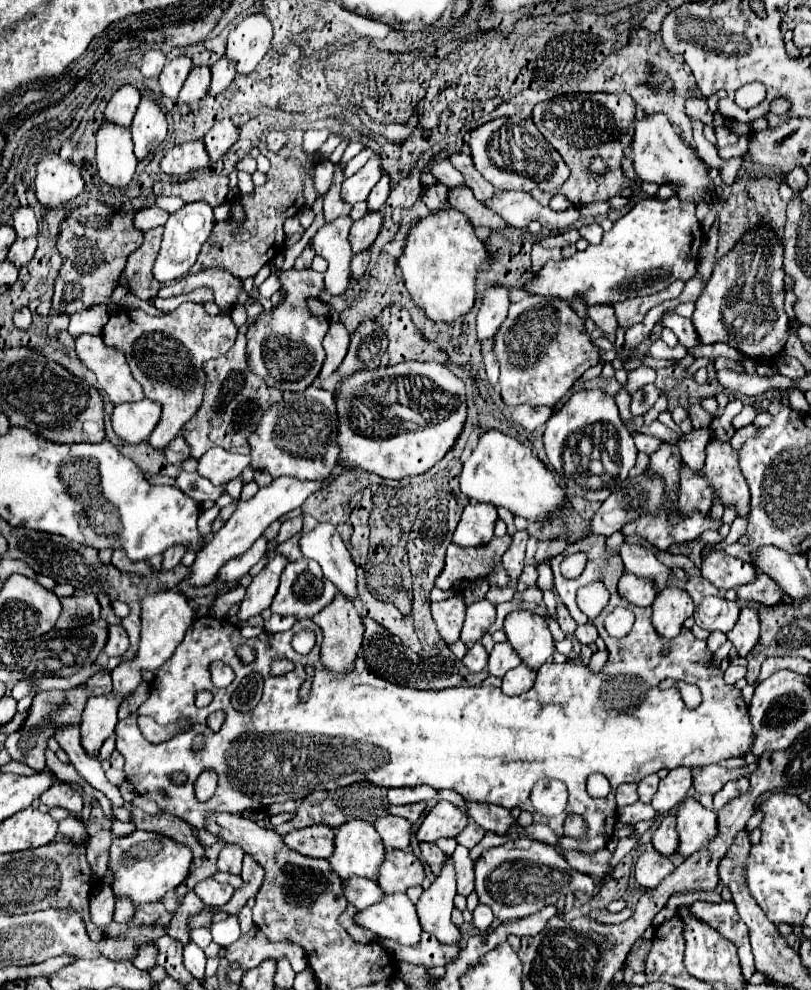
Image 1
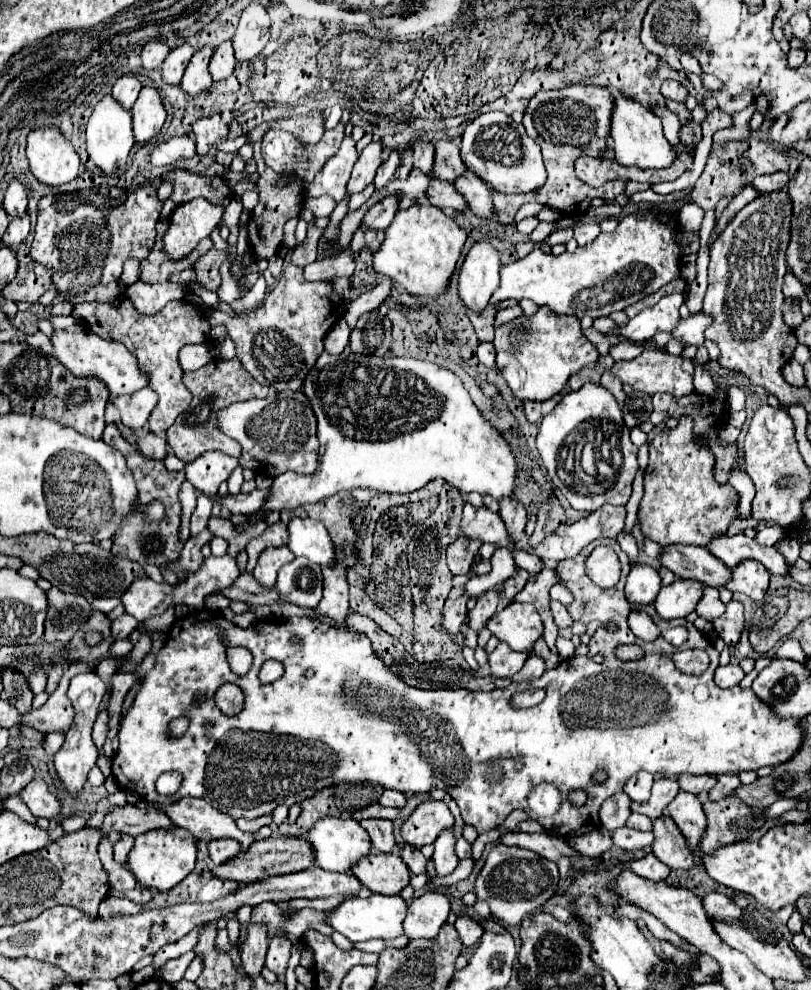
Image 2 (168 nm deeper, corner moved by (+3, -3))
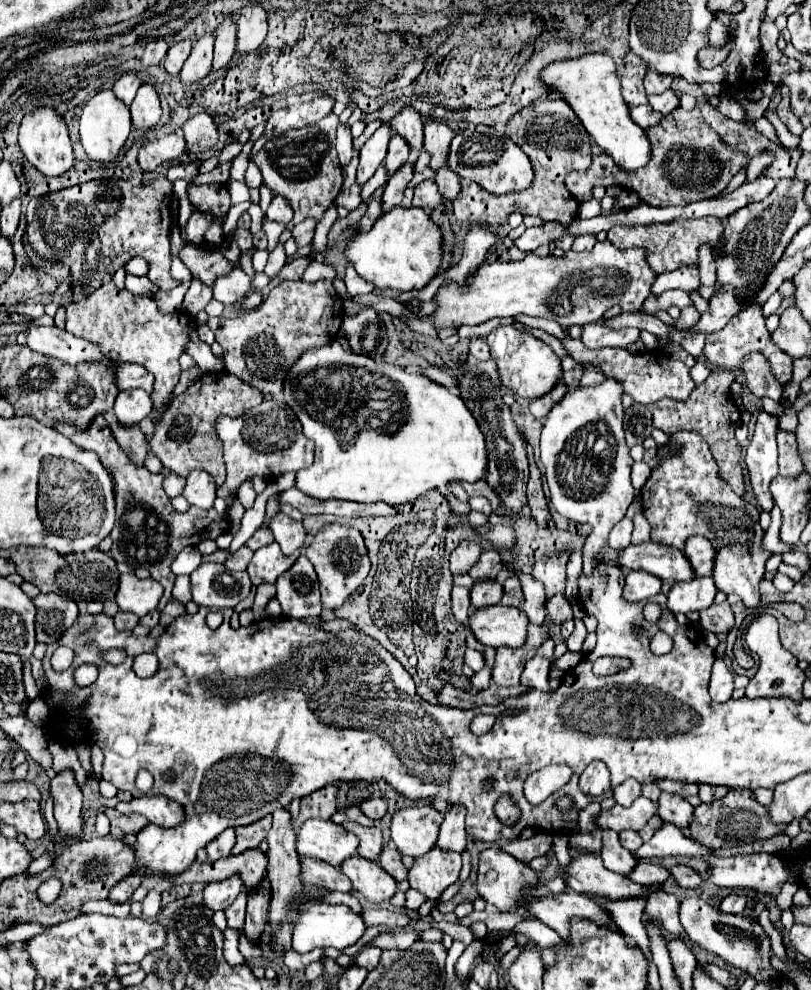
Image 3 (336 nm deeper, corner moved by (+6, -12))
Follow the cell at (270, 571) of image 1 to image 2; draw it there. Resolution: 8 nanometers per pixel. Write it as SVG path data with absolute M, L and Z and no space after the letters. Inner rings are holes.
M269 546L261 552L259 560L257 560L257 566L253 570L253 576L267 588L273 588L275 586L275 580L277 580L277 572L283 564L289 564L295 556L289 552L287 546Z

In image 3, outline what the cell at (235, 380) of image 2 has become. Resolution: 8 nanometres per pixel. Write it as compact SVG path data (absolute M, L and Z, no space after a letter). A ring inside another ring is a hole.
M206 373L184 393L174 397L168 413L164 413L162 421L154 429L154 435L150 437L150 449L162 461L162 465L176 475L186 477L194 469L204 469L212 475L216 485L222 485L226 479L226 467L222 459L220 439L214 431L214 421L218 415L238 417L250 407L260 405L262 397L264 395L258 389L252 389L248 383L232 377L230 373Z

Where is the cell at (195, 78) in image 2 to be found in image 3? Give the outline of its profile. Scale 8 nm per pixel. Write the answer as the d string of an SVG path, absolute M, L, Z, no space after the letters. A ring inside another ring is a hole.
M206 33L202 39L198 39L192 47L190 57L186 59L180 81L182 83L198 83L202 81L210 69L212 69L212 49L214 49L214 35Z

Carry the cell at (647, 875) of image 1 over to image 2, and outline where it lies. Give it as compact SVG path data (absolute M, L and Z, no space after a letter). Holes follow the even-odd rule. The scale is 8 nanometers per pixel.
M647 854L645 858L641 860L635 860L635 862L629 862L629 868L637 874L637 876L643 876L647 880L653 880L653 882L659 882L659 880L665 880L669 876L669 866L665 866L661 860L657 860L653 854Z

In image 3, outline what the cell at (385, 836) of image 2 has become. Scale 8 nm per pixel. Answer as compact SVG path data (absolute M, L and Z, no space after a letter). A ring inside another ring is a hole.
M346 821L342 823L348 831L356 833L358 839L360 839L360 847L358 847L358 855L364 857L364 859L370 859L370 861L378 861L380 859L380 853L382 853L382 845L384 845L384 839L382 839L382 829L380 825L374 825L374 827L362 827L354 821Z

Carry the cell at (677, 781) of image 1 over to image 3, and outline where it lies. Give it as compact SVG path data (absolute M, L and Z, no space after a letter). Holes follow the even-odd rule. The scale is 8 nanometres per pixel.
M638 797L632 807L620 807L614 805L610 811L602 811L598 817L598 827L602 829L612 829L614 831L624 831L624 829L632 829L632 831L640 831L648 819L652 815L656 815L656 803L646 799L646 797Z

